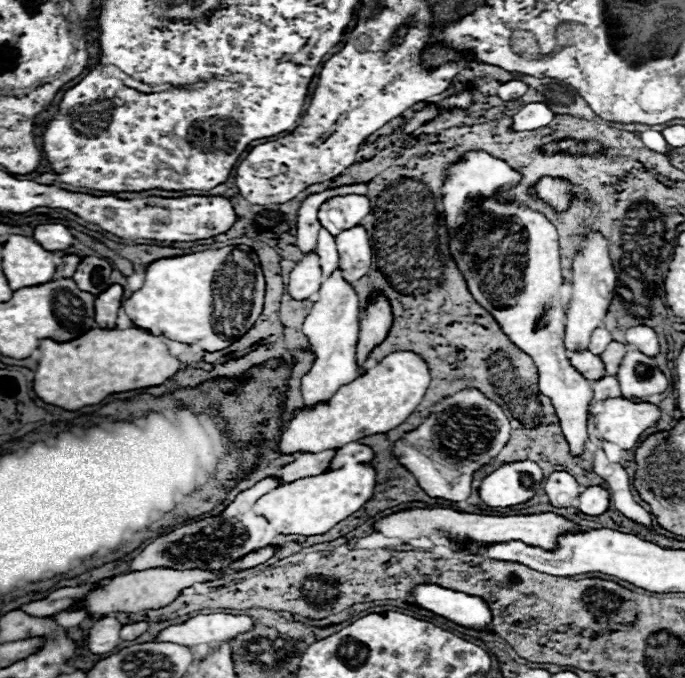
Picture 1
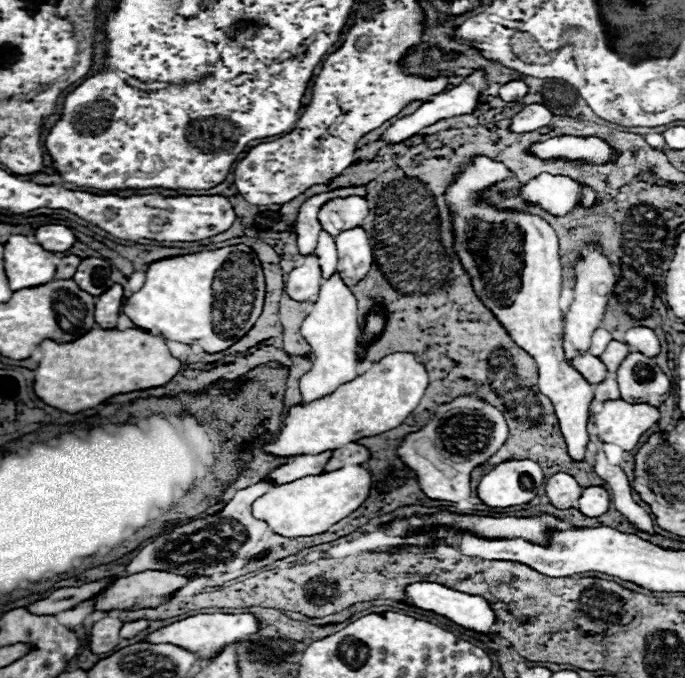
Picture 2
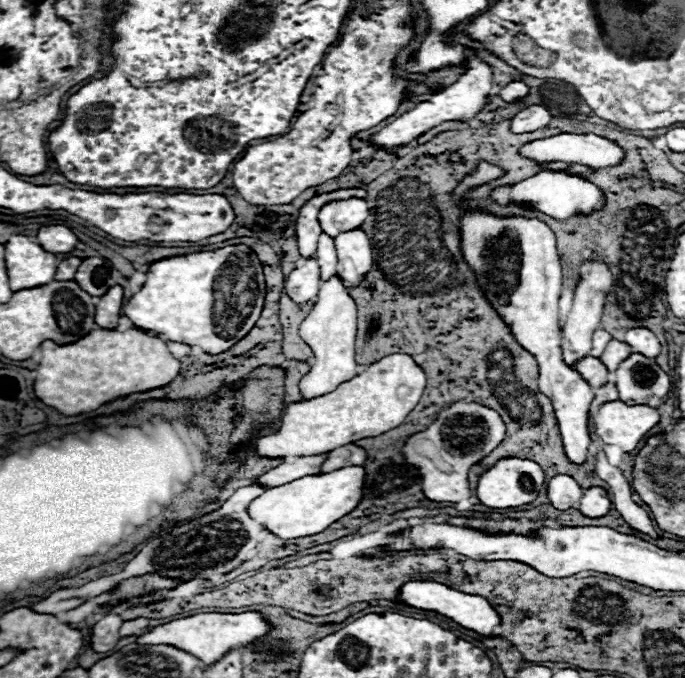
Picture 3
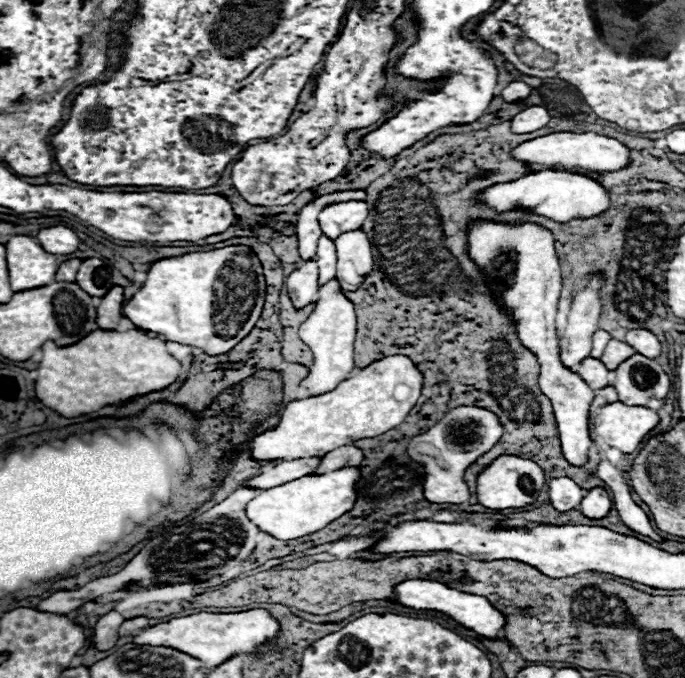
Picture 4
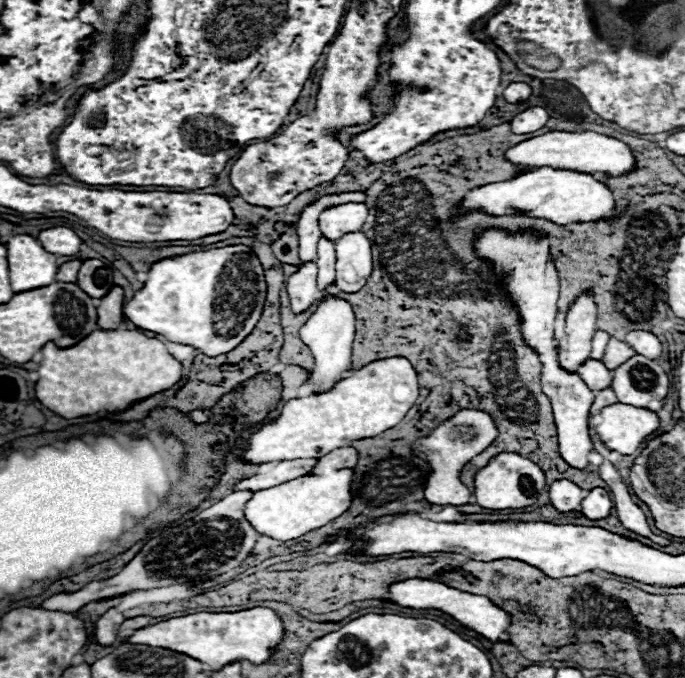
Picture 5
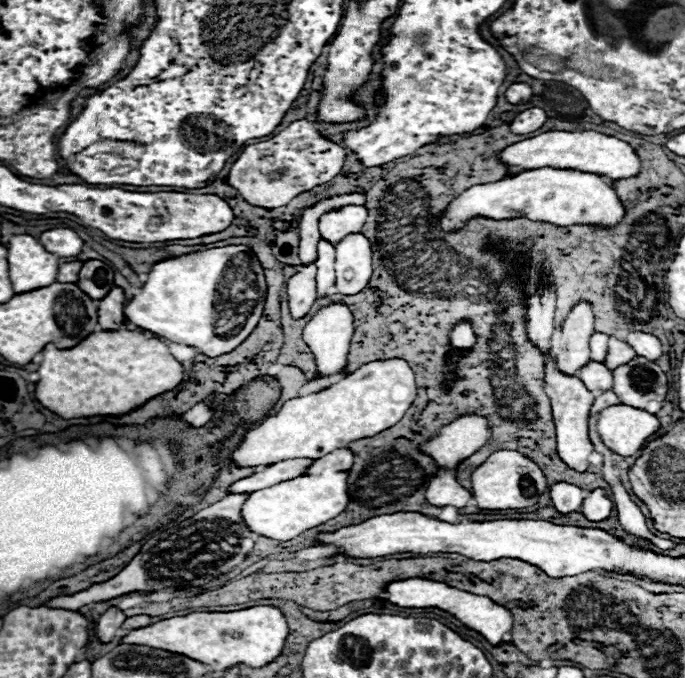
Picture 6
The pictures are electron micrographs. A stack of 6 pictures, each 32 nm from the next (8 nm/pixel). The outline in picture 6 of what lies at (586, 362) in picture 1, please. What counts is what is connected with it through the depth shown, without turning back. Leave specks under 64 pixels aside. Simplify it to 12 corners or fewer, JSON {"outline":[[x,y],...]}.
{"outline":[[588,362],[578,376],[590,392],[612,388],[612,370]]}

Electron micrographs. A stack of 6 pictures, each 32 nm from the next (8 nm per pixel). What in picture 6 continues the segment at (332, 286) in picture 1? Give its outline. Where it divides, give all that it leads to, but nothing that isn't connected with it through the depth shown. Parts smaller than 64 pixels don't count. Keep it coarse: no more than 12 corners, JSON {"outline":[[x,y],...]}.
{"outline":[[342,304],[322,308],[302,338],[322,376],[344,368],[352,314]]}

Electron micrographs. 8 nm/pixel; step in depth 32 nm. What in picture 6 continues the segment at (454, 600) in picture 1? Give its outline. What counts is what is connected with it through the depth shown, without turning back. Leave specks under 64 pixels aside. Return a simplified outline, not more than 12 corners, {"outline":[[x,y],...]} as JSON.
{"outline":[[444,582],[386,584],[388,602],[440,608],[490,644],[504,644],[512,614]]}

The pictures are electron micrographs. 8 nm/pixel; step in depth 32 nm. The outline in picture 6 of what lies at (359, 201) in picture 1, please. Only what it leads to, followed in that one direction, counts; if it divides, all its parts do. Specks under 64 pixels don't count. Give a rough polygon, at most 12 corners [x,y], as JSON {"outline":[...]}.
{"outline":[[344,206],[320,218],[320,236],[338,244],[360,232],[368,210]]}

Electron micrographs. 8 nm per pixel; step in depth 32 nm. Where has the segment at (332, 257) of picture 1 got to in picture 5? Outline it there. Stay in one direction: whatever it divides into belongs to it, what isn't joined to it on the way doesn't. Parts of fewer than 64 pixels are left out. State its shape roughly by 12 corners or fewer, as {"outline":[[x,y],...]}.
{"outline":[[326,238],[318,240],[318,288],[334,284],[336,250]]}

